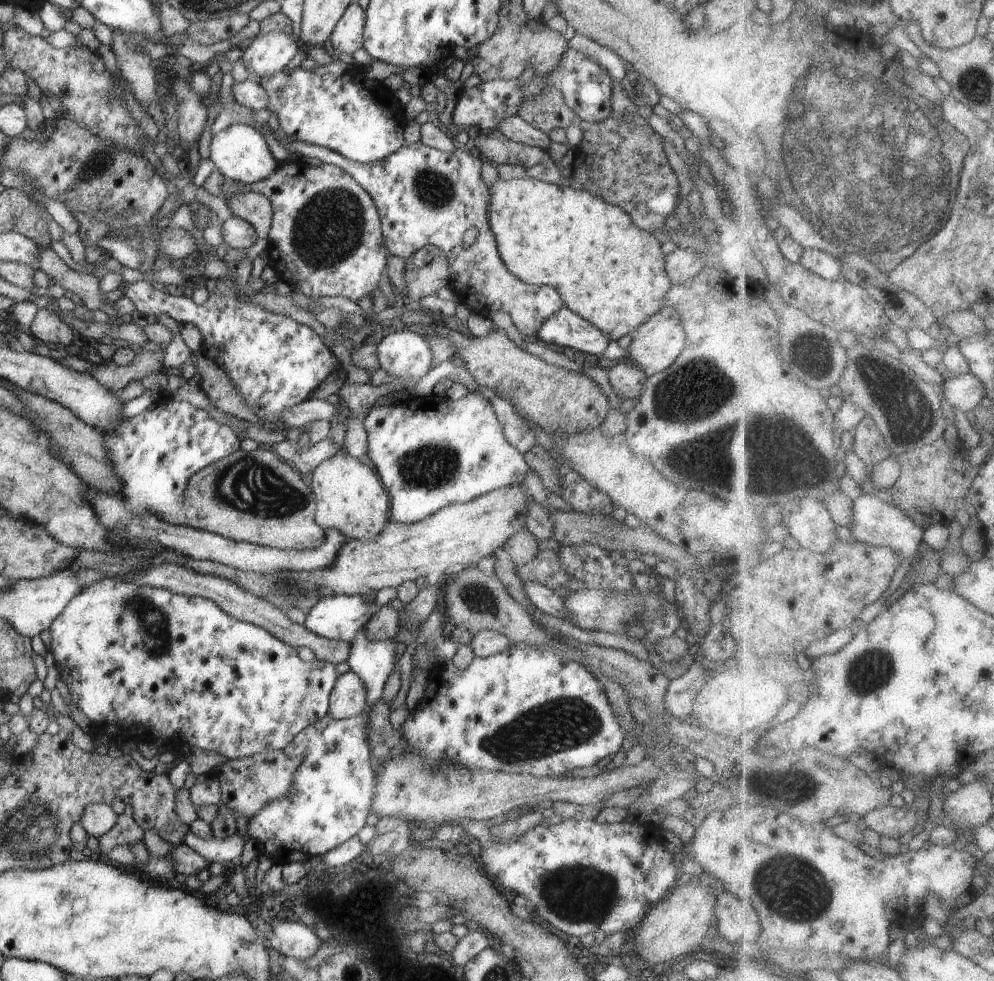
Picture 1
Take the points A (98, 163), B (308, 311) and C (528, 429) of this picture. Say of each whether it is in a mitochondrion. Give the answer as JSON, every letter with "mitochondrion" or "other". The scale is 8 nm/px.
{"A":"mitochondrion","B":"other","C":"other"}

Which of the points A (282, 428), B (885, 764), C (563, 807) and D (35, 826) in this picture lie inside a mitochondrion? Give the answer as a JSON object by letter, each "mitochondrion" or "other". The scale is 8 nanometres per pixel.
{"A":"other","B":"other","C":"other","D":"mitochondrion"}

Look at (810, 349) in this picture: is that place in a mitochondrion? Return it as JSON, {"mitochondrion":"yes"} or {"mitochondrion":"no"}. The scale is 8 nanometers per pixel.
{"mitochondrion":"yes"}

